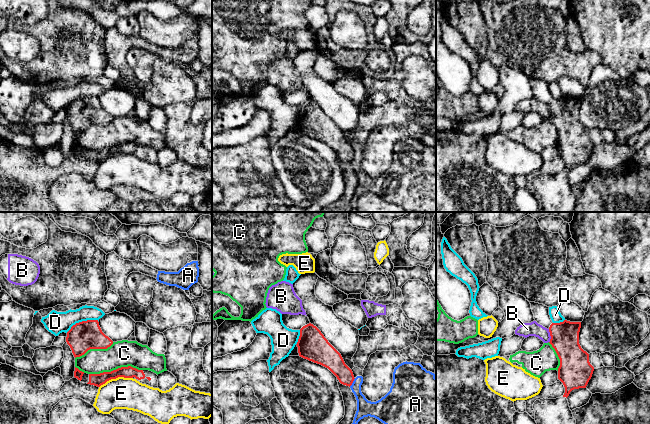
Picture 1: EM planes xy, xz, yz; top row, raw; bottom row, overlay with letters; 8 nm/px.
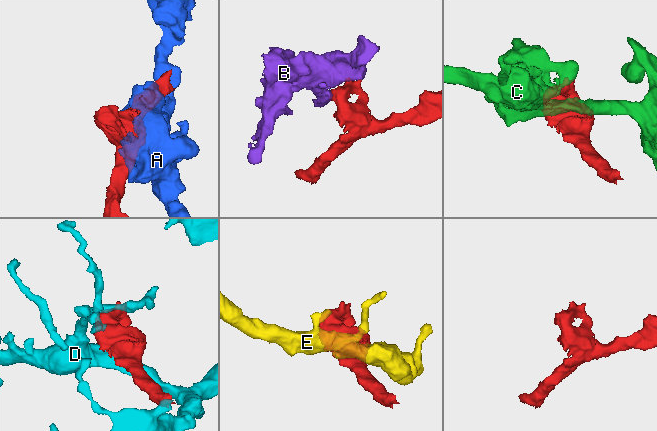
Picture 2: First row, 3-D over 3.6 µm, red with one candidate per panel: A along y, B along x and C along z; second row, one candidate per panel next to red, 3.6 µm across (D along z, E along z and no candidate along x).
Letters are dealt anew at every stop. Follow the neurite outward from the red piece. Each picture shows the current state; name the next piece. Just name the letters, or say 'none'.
none

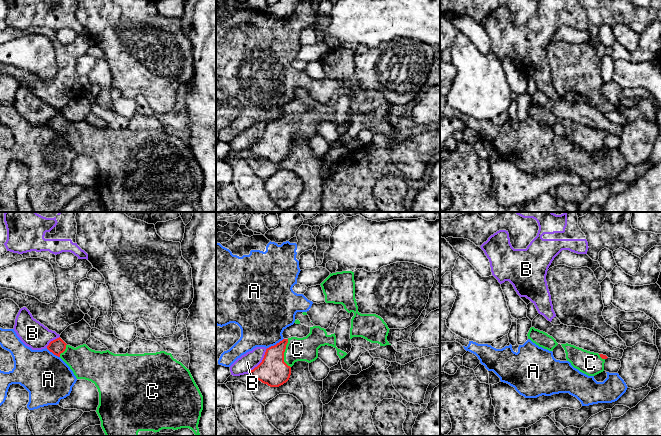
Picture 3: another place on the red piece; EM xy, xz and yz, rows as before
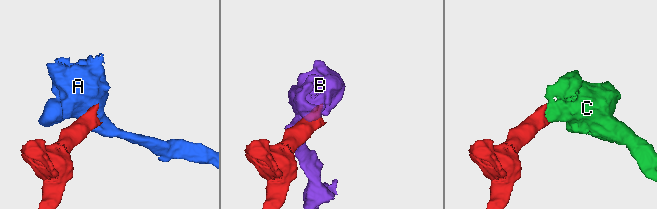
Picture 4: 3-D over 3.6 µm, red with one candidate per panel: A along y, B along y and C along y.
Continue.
C

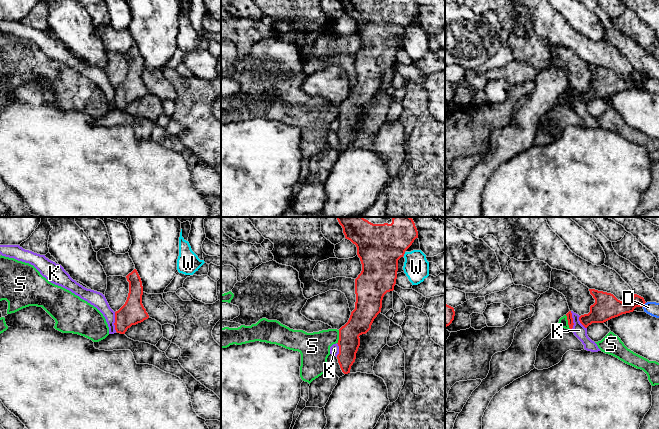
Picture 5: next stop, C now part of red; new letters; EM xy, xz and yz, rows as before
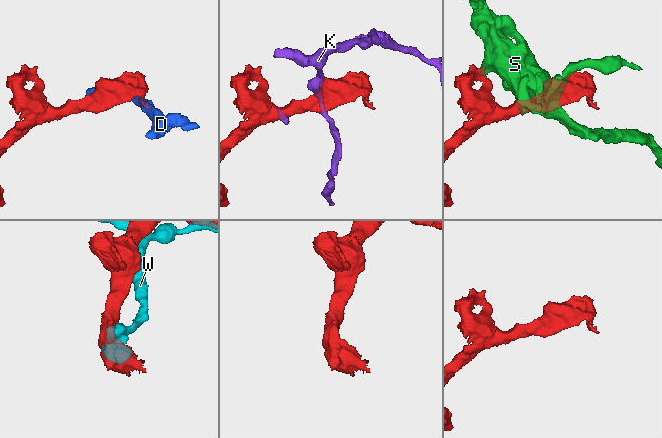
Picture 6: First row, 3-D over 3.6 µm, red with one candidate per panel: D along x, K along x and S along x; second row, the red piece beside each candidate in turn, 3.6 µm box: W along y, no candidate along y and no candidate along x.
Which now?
none

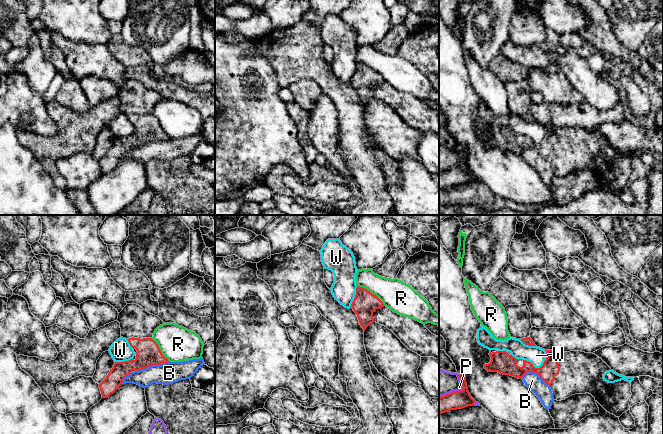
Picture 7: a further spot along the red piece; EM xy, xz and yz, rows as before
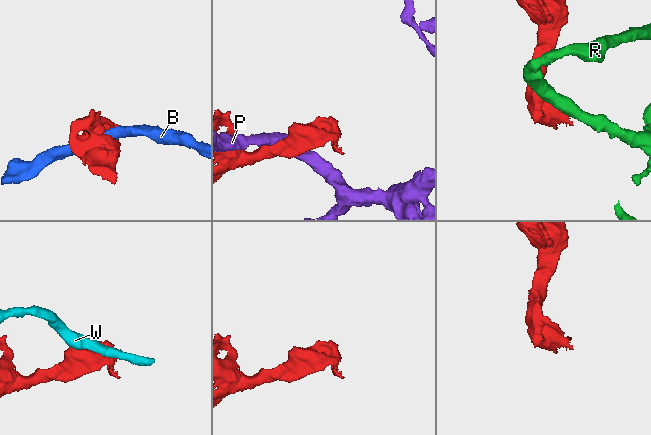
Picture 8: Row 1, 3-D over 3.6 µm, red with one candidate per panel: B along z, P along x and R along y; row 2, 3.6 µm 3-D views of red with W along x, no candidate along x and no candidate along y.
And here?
none

